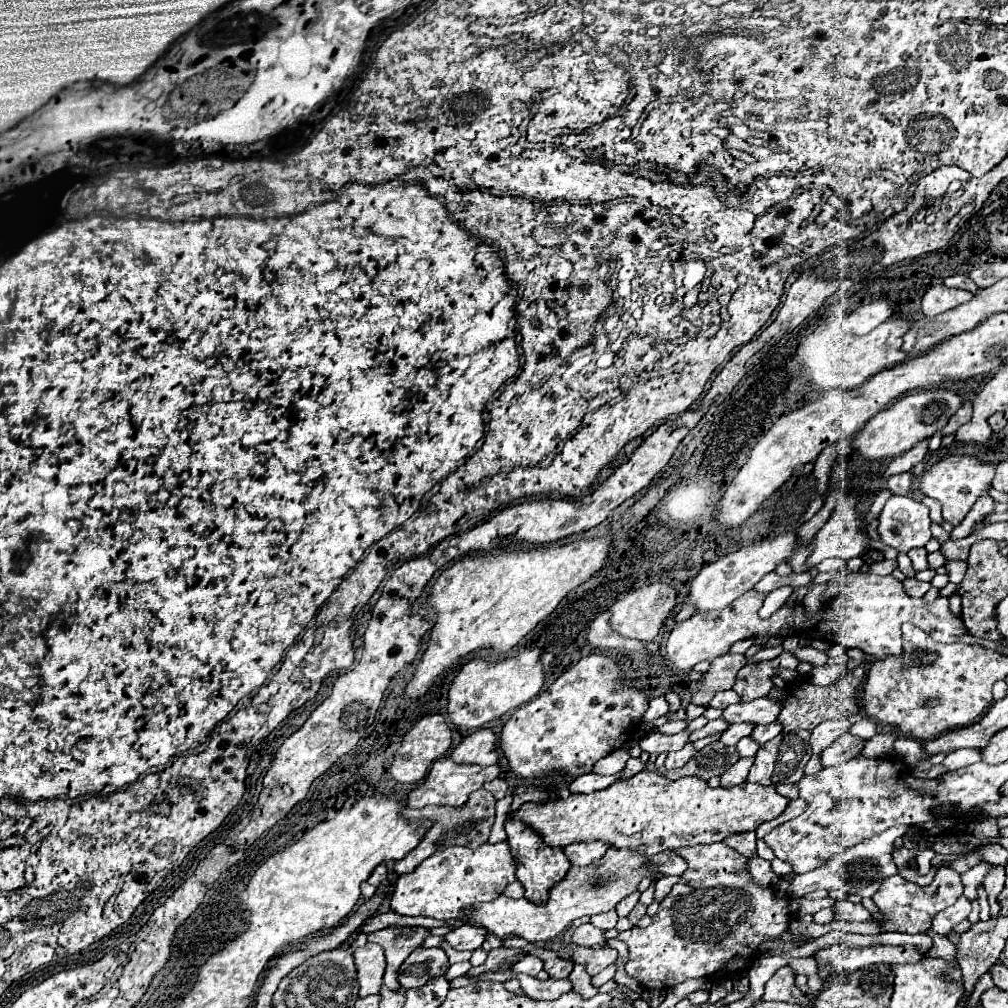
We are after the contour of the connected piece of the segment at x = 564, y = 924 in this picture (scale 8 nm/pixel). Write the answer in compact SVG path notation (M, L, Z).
M643 847L641 851L609 849L605 859L599 859L597 863L591 863L589 867L573 867L559 885L549 889L547 903L539 905L525 897L515 901L505 895L499 895L491 903L475 903L473 907L467 907L459 919L469 925L487 929L501 941L515 935L515 937L527 939L529 943L547 943L547 941L557 939L571 925L571 921L585 915L611 911L623 897L637 891L639 881L655 873L653 869L645 867L645 861L647 857L643 853Z

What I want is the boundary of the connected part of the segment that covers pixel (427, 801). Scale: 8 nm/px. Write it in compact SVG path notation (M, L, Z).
M441 757L431 765L429 775L423 779L419 787L415 787L407 795L407 807L421 809L425 805L451 805L451 807L463 807L469 799L469 795L483 787L485 781L493 781L501 775L499 765L481 767L481 765L469 765L469 763L455 763L451 757Z

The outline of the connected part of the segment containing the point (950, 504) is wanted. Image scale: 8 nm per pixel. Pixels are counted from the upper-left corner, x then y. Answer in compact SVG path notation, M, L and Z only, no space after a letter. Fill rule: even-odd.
M951 455L951 457L941 459L939 463L935 463L929 471L921 475L919 489L923 495L933 497L941 503L941 515L945 521L949 521L951 525L959 525L965 519L967 511L975 505L975 501L991 487L989 481L991 479L989 479L987 463L969 455Z

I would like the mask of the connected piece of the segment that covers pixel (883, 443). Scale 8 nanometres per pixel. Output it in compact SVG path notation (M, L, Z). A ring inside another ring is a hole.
M925 389L913 395L905 395L897 399L889 409L883 409L873 419L869 419L869 423L855 435L851 447L867 461L903 455L919 441L943 429L949 417L957 411L957 407L961 407L961 403L963 399L947 389L931 389L931 391Z

